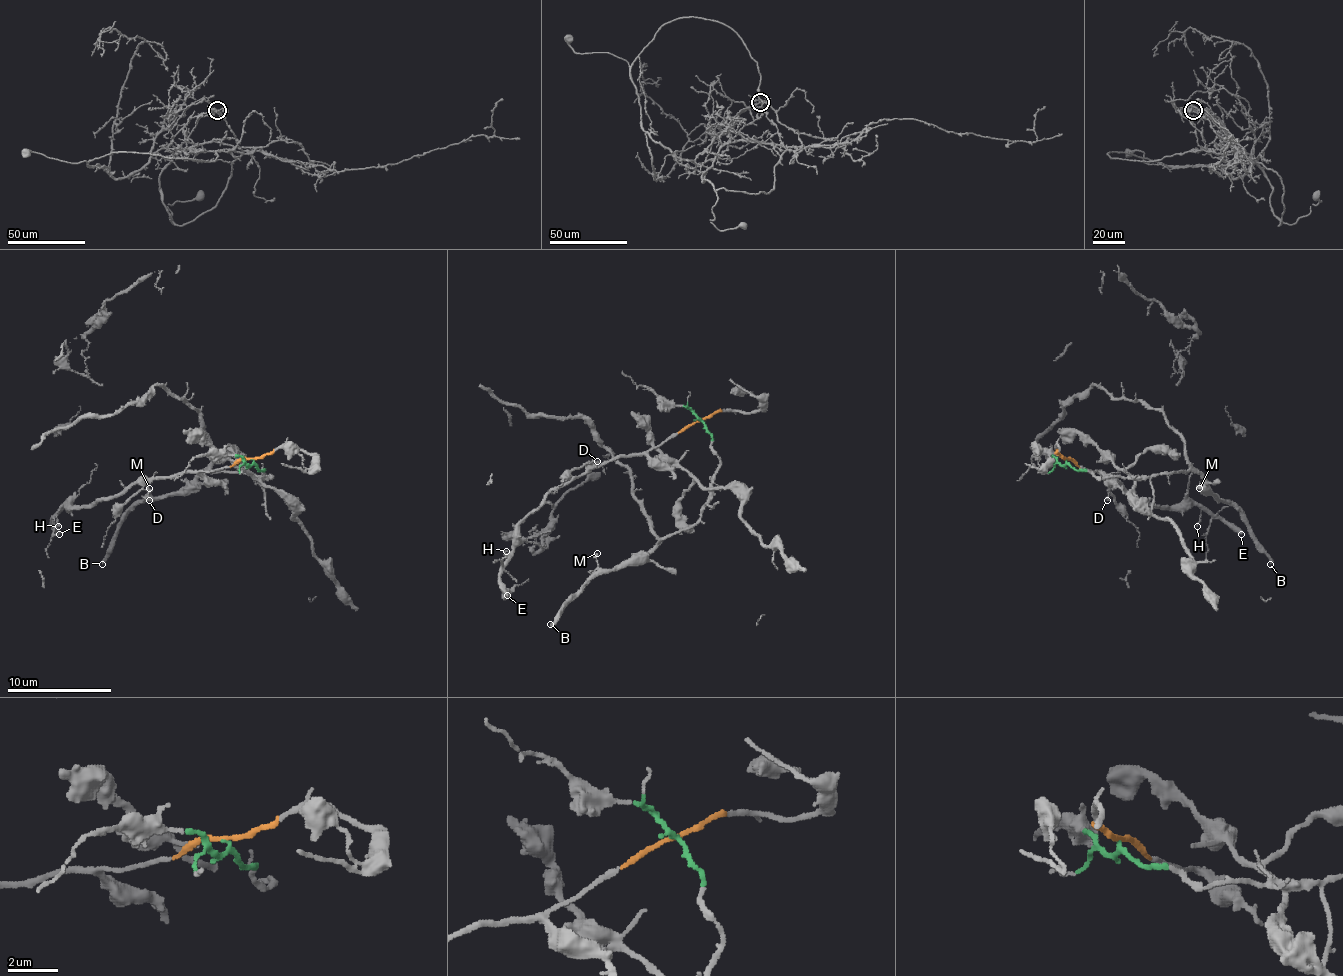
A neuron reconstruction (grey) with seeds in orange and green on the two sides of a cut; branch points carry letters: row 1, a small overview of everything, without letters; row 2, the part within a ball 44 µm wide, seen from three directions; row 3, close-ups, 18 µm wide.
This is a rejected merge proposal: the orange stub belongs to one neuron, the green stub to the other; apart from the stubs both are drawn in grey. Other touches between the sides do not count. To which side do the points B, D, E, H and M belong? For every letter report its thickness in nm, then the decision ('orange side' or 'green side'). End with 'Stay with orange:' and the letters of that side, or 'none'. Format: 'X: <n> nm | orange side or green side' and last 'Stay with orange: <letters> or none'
B: 200 nm | green side
D: 150 nm | orange side
E: 320 nm | orange side
H: 130 nm | orange side
M: 150 nm | green side
Stay with orange: D, E, H

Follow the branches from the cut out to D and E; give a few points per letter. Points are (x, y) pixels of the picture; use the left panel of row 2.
D: (252, 459), (197, 472), (155, 477), (147, 485), (150, 500)
E: (252, 459), (207, 472), (142, 477), (132, 487), (87, 506), (64, 506), (53, 516), (53, 529), (59, 534)

